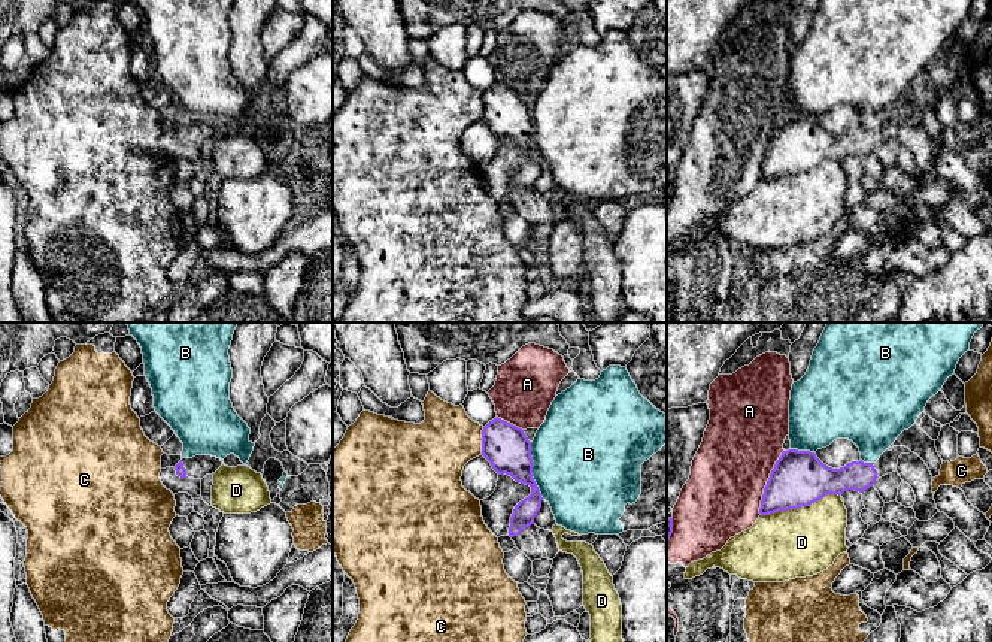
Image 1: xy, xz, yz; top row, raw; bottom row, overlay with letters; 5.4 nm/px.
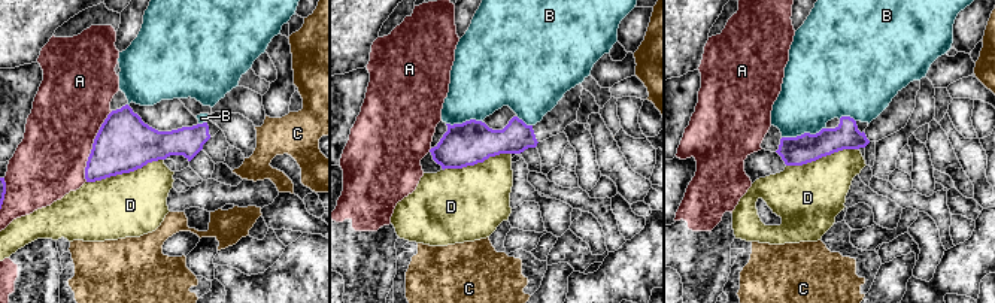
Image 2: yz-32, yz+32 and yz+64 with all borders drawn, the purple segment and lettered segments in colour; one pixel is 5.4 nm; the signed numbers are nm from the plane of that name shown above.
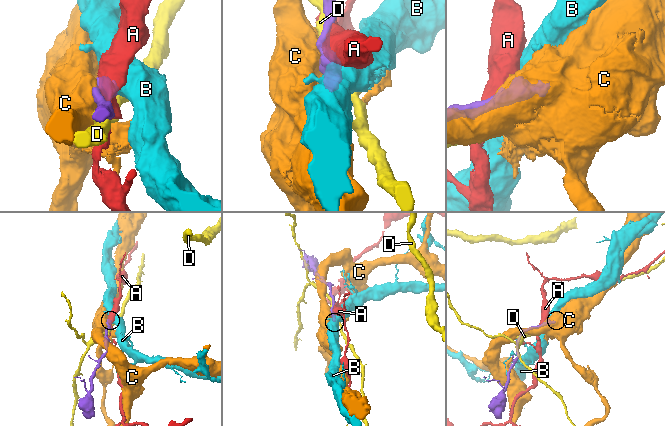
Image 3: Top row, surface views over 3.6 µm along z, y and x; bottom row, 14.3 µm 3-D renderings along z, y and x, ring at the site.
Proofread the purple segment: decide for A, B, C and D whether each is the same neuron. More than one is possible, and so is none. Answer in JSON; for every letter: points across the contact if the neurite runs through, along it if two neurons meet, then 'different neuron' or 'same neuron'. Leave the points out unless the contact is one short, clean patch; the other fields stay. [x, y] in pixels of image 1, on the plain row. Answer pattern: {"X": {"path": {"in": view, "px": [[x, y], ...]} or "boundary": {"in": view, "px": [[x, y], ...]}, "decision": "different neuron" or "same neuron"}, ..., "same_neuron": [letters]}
{"A": {"decision": "different neuron"}, "B": {"decision": "different neuron"}, "C": {"decision": "different neuron"}, "D": {"decision": "different neuron"}, "same_neuron": []}

